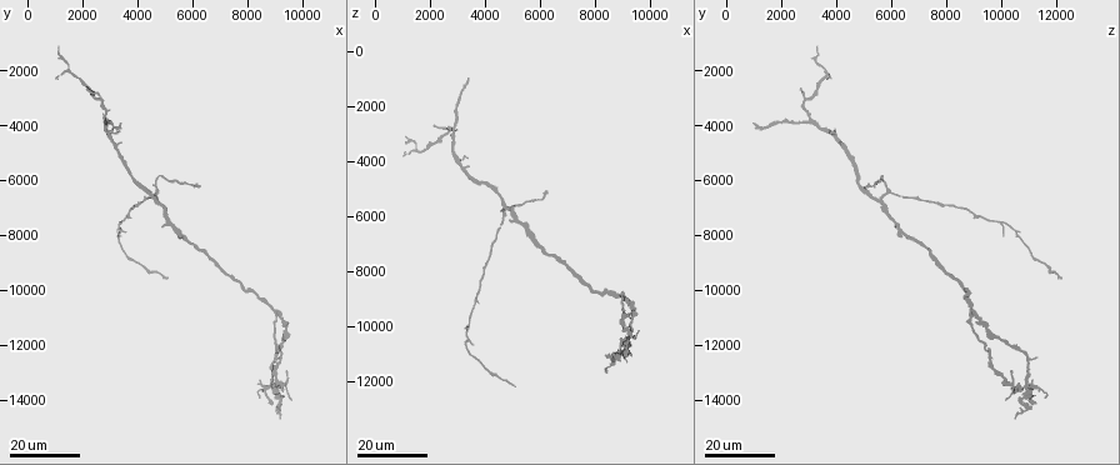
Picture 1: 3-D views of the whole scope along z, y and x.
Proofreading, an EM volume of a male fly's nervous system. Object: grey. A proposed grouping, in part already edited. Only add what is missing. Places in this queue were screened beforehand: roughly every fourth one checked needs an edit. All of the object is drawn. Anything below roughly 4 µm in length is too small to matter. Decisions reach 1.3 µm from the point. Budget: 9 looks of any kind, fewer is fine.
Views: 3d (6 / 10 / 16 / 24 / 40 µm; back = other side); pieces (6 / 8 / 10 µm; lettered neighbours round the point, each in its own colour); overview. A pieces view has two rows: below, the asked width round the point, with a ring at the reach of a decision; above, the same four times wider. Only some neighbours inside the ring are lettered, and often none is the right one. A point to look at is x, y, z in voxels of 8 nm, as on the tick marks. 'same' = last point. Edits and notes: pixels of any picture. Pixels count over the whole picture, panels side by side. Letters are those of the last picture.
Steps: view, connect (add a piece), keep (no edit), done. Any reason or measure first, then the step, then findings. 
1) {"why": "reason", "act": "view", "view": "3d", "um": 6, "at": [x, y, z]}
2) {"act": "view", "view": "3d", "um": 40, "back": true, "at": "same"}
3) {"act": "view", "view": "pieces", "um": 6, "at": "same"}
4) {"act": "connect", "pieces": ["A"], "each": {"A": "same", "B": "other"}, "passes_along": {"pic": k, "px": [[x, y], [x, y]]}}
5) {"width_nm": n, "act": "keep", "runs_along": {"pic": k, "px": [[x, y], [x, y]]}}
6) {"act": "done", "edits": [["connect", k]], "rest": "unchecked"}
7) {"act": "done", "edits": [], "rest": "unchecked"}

{"act": "view", "view": "3d", "um": 16, "at": [3500, 4000, 1000]}

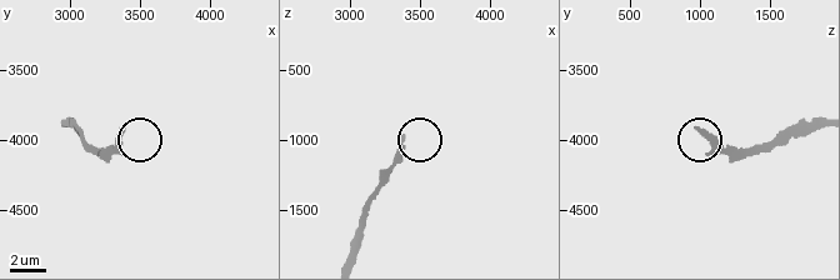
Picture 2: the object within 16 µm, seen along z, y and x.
{"why": "see the neighbours", "act": "view", "view": "pieces", "um": 10, "at": [3380, 3920, 960]}

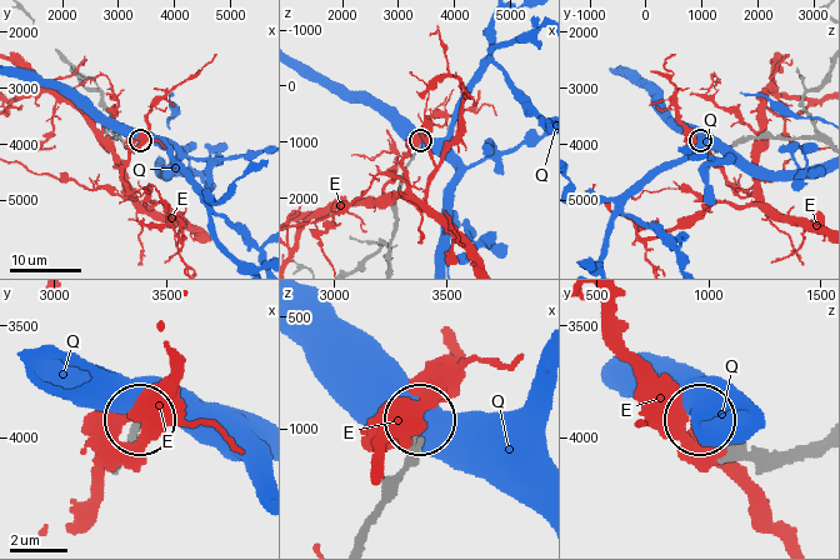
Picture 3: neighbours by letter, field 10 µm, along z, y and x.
{"act": "keep", "each": {"E": "other", "Q": "other"}, "found": "none of them fits"}

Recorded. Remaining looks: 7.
{"why": "an open end", "act": "view", "view": "3d", "um": 24, "at": [4900, 7700, 6200]}

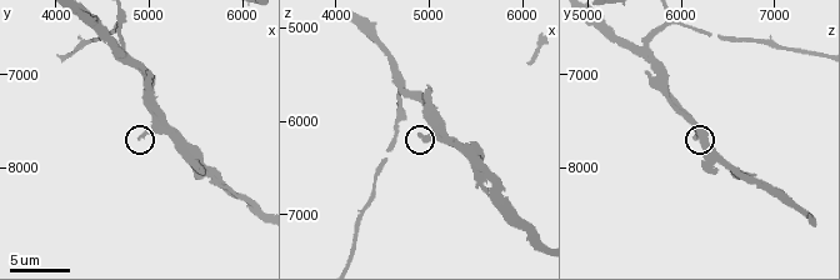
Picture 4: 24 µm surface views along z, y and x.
{"act": "view", "view": "pieces", "um": 10, "at": [4900, 7650, 6150]}

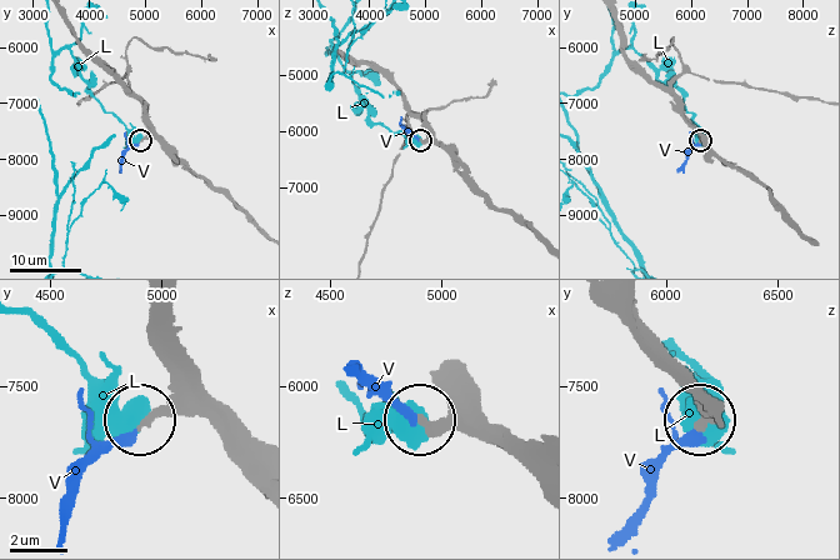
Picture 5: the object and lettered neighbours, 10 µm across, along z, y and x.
{"act": "connect", "pieces": ["V"], "each": {"L": "other", "V": "same"}, "passes_along": {"pic": 5, "px": [[210, 419], [155, 415], [119, 436], [80, 479], [64, 529]]}, "found": "it goes on there"}

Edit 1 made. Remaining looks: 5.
{"why": "branch stops here", "act": "view", "view": "3d", "um": 16, "at": [6300, 6200, 5000]}

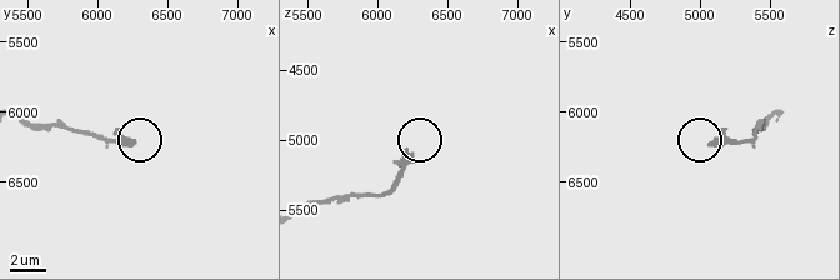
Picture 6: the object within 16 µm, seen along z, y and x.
{"act": "view", "view": "pieces", "um": 6, "at": [6220, 6240, 5060]}

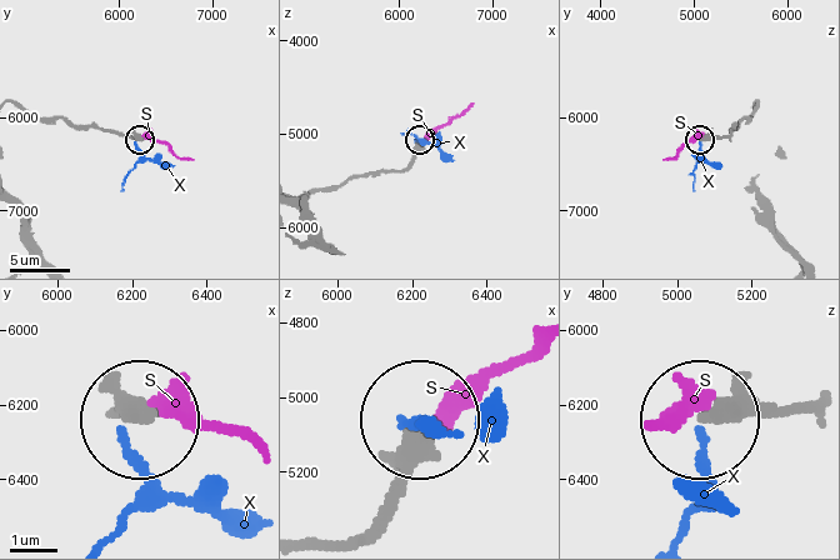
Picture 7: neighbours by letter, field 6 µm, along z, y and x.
{"width_nm": 280, "act": "connect", "pieces": ["S"], "each": {"S": "same", "X": "other"}, "passes_along": {"pic": 7, "px": [[119, 131], [131, 138], [151, 136], [181, 158], [191, 159]]}, "found": "the cell continues"}

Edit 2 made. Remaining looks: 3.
{"act": "view", "view": "3d", "um": 24, "at": [5000, 9500, 12200]}

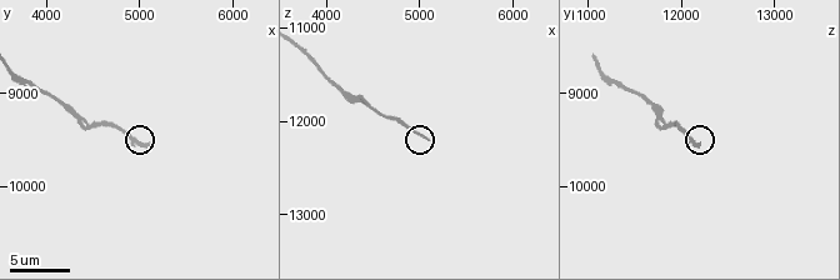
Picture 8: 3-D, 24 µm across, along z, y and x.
{"act": "view", "view": "3d", "um": 10, "at": [5050, 9550, 12200]}

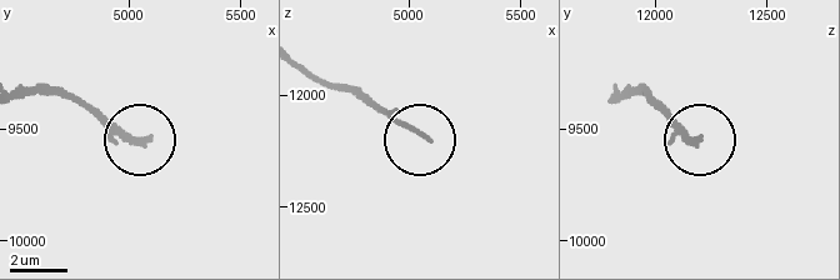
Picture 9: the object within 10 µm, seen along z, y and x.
{"why": "what lies round it", "act": "view", "view": "pieces", "um": 6, "at": [5070, 9540, 12180]}

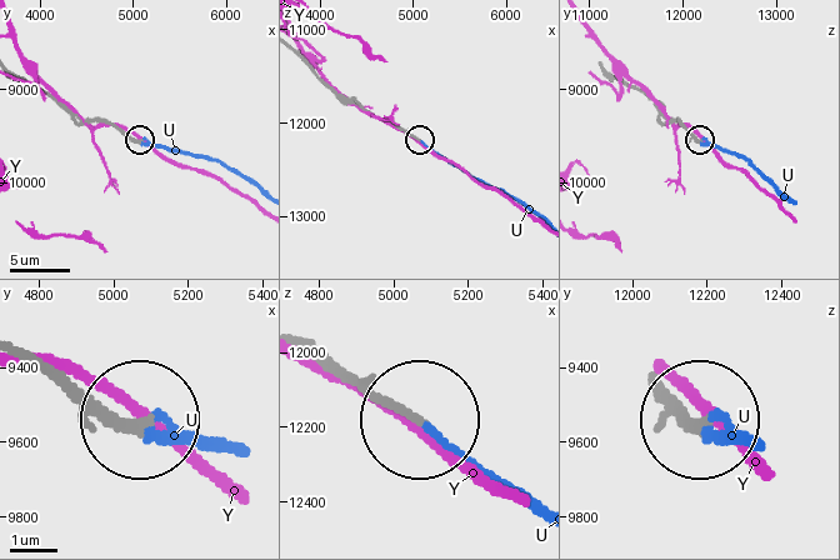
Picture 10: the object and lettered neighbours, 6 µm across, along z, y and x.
{"act": "connect", "pieces": ["U"], "each": {"U": "same", "Y": "other"}, "passes_along": {"pic": 10, "px": [[310, 340], [536, 500]]}, "found": "it goes on there"}

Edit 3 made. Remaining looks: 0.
{"act": "done", "edits": [["connect", 5], ["connect", 7], ["connect", 10]], "rest": "unchecked"}

